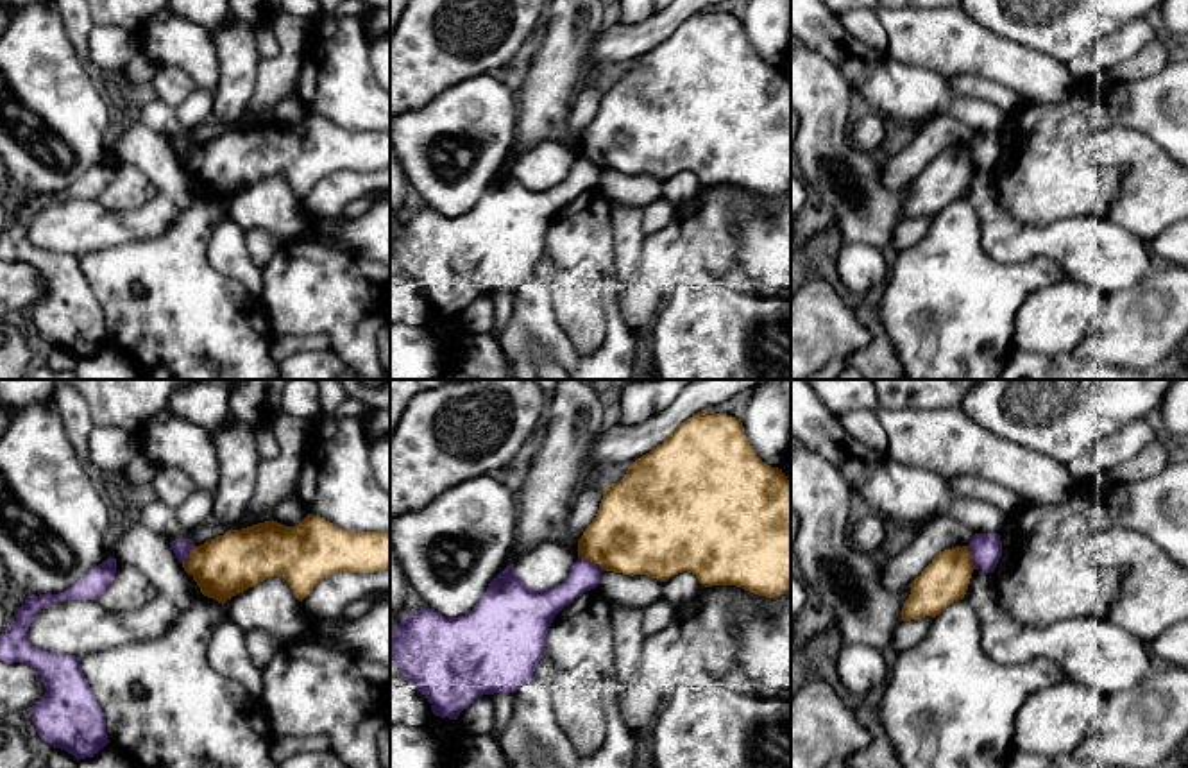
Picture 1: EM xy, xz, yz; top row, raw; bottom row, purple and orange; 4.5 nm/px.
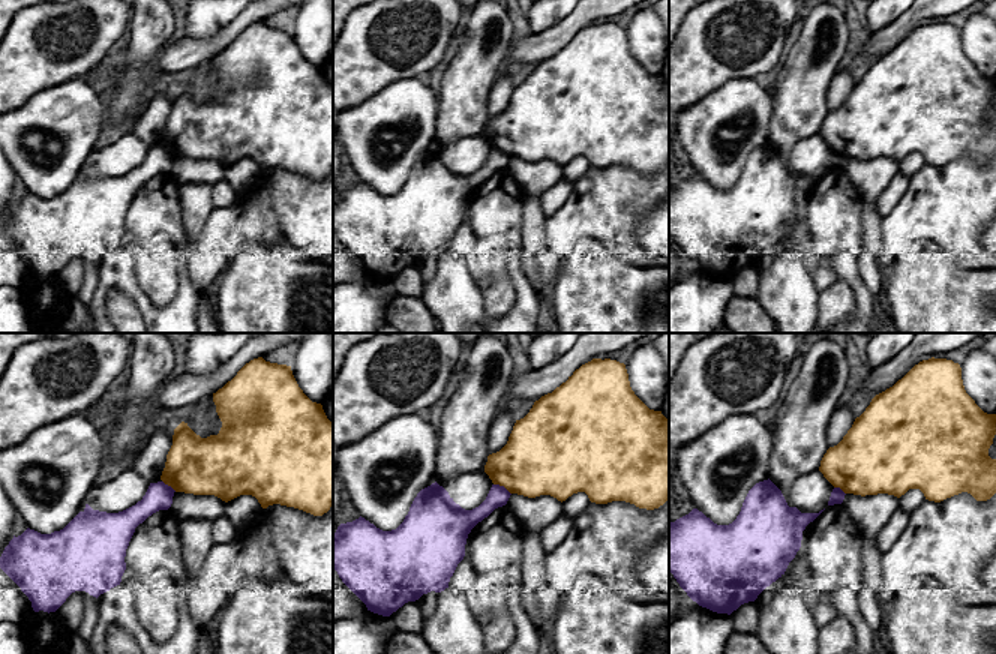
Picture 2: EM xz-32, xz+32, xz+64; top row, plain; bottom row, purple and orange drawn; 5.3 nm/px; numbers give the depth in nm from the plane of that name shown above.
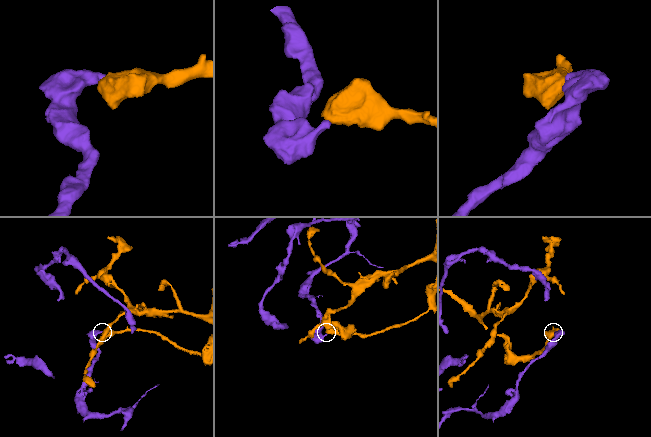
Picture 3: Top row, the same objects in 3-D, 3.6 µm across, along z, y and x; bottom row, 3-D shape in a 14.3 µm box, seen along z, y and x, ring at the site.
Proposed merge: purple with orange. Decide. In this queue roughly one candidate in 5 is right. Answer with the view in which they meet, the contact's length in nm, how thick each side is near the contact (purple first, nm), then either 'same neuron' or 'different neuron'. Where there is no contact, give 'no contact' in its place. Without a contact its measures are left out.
xz | 140 nm | 130/380 nm | different neuron

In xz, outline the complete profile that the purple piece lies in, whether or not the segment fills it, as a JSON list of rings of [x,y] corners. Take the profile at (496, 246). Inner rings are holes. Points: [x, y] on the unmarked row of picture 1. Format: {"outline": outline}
{"outline": [[[578,156],[569,175],[551,188],[526,186],[513,165],[501,170],[465,215],[446,217],[428,204],[390,231],[390,256],[428,297],[435,315],[456,319],[481,294],[513,292],[533,279],[546,254],[546,235],[555,215],[585,190],[596,188],[603,168]]]}

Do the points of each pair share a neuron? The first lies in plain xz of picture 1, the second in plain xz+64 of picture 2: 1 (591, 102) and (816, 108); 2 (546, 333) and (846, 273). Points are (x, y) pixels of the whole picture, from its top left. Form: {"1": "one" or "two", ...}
{"1": "two", "2": "one"}

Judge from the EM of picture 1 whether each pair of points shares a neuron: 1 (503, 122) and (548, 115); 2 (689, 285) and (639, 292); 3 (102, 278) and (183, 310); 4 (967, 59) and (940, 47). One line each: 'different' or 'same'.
1: different
2: different
3: same
4: same

